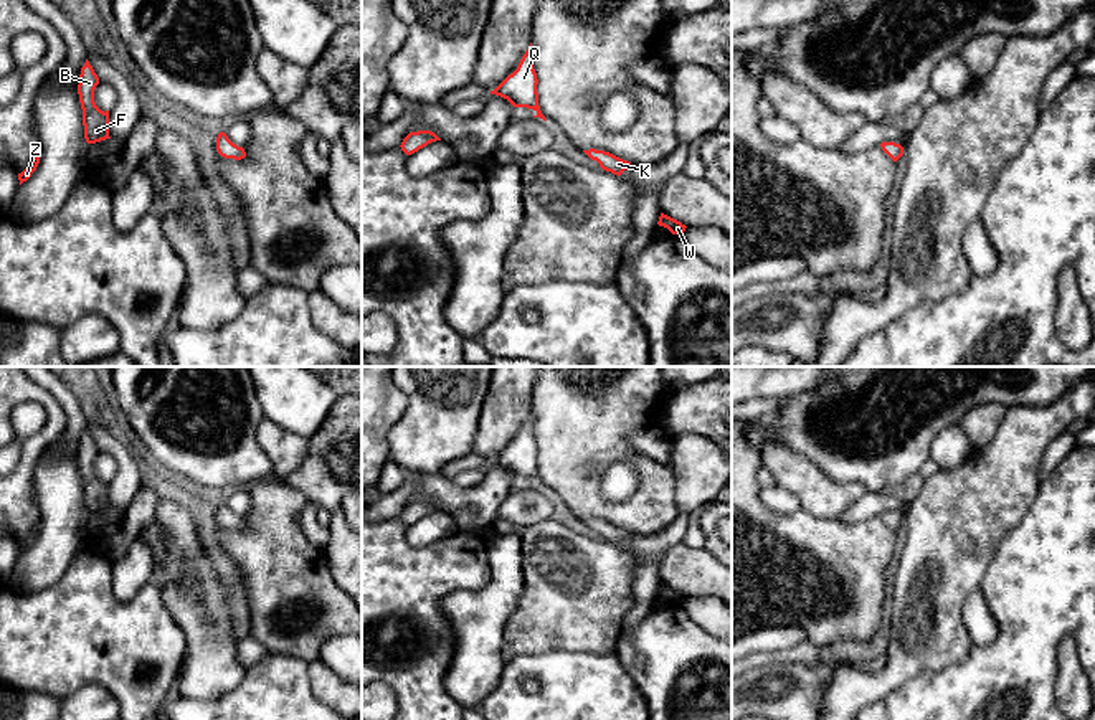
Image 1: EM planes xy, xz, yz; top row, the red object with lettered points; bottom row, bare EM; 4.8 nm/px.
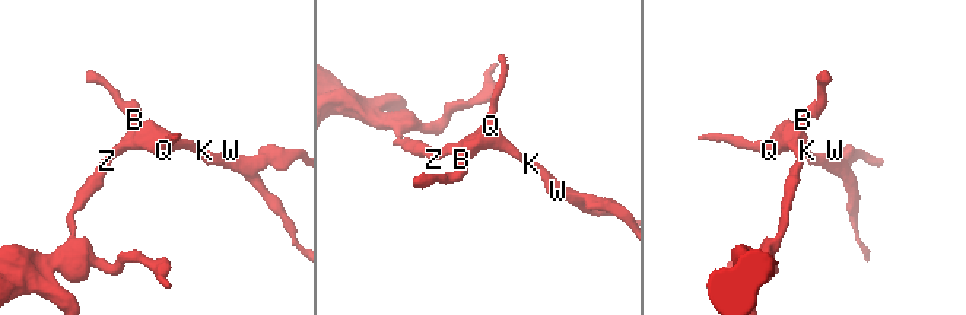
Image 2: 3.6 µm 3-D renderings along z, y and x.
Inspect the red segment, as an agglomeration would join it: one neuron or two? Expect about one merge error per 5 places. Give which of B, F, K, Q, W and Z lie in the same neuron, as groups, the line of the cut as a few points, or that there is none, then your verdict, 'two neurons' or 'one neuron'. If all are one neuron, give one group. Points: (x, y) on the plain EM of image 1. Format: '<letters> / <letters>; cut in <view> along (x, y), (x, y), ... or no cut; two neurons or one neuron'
B F K Q W Z; no cut; one neuron

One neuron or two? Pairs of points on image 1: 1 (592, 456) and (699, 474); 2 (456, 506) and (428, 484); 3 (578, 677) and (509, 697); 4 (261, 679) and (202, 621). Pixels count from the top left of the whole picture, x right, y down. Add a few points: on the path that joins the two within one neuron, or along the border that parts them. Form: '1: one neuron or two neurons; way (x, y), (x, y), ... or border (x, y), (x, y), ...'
1: one neuron; way (618, 454), (636, 458), (659, 481), (673, 481)
2: one neuron; way (450, 499), (435, 487)
3: one neuron; way (562, 694), (555, 701), (526, 701)
4: two neurons; border (246, 669), (241, 681), (220, 697)

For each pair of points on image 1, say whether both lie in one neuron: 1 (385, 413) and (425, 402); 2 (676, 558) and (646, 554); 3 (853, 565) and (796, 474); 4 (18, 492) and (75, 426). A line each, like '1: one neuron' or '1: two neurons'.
1: two neurons
2: two neurons
3: one neuron
4: two neurons

